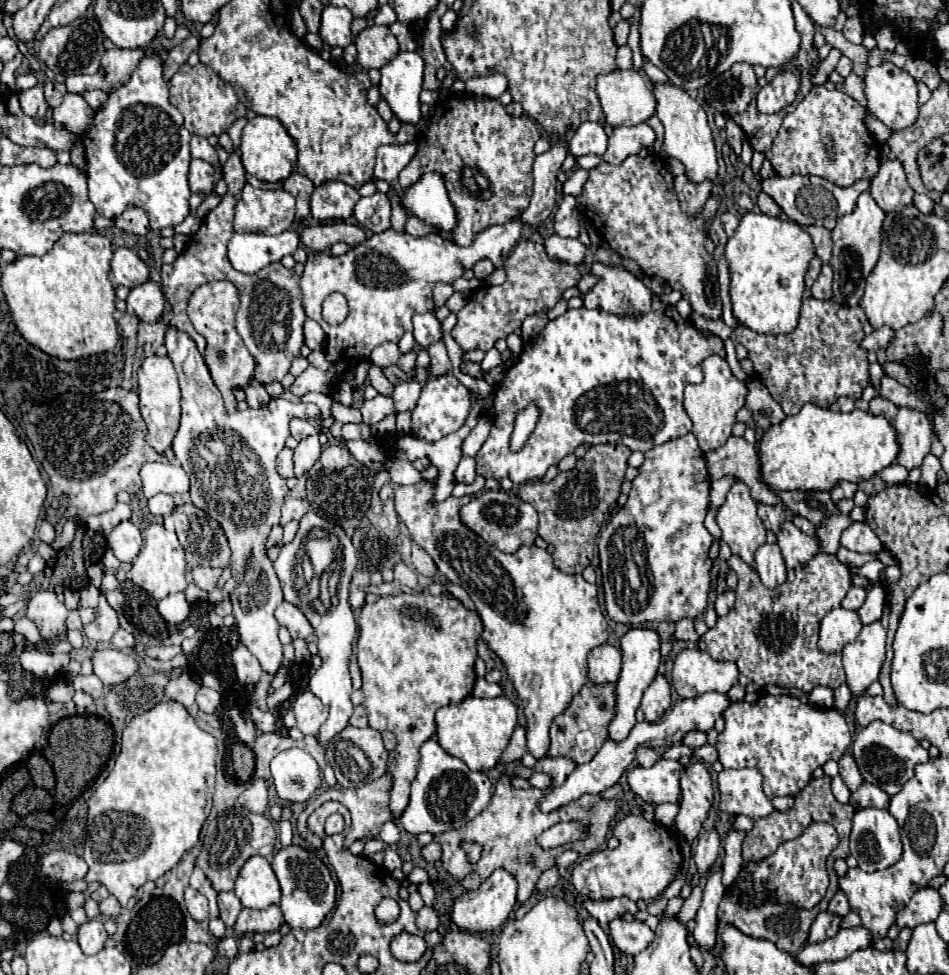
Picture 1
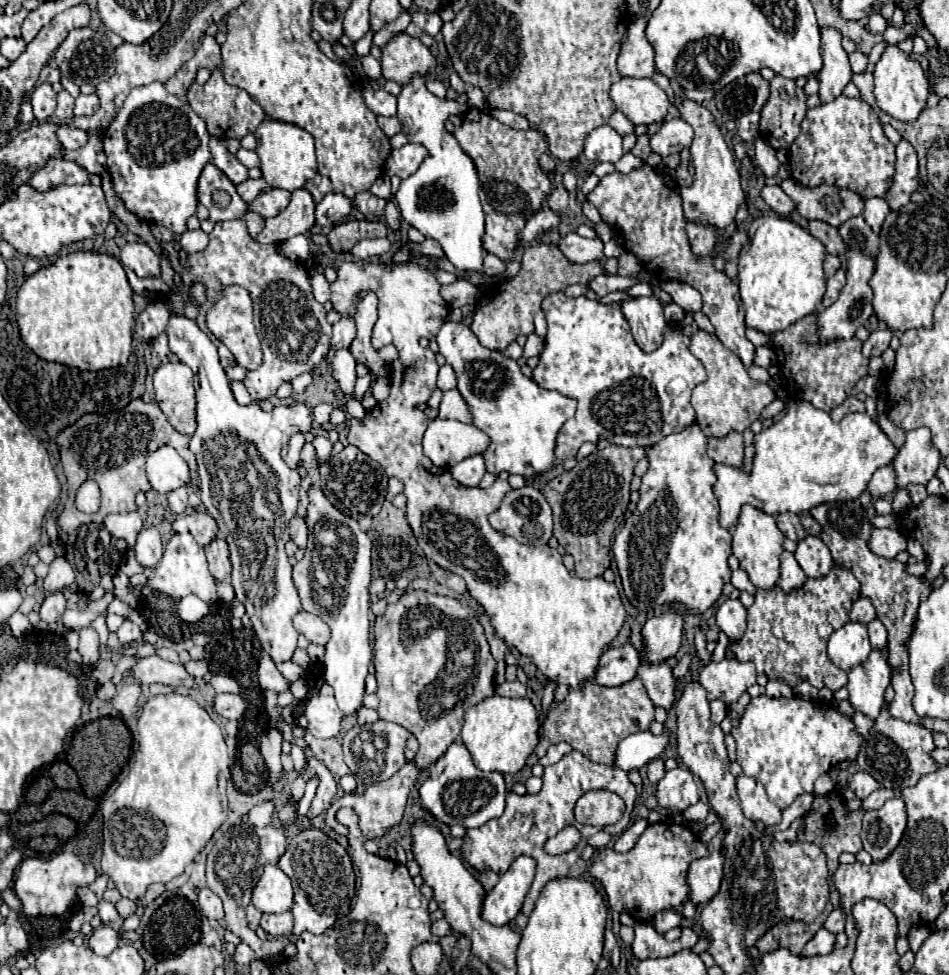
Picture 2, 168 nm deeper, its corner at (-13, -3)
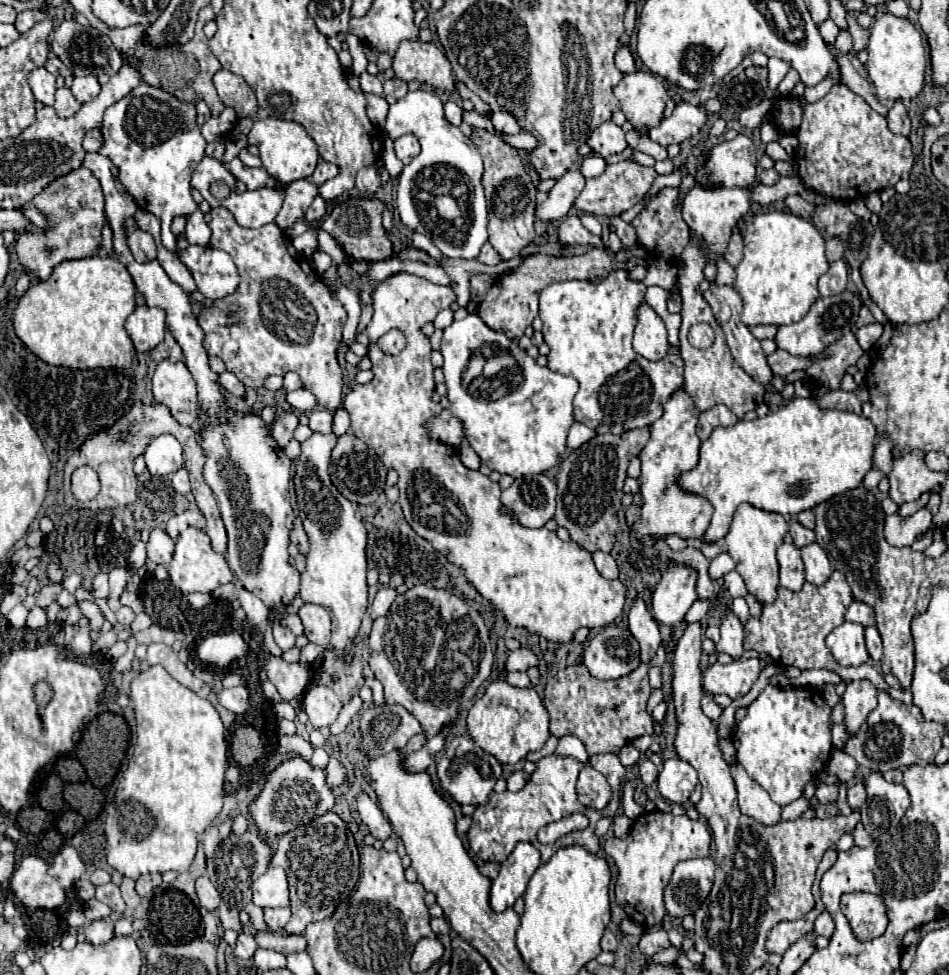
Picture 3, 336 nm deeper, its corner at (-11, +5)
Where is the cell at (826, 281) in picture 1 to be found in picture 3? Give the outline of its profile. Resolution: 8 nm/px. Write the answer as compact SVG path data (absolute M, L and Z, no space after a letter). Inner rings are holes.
M836 260L830 264L830 270L820 276L818 290L820 296L836 296L848 288L848 264L844 260Z

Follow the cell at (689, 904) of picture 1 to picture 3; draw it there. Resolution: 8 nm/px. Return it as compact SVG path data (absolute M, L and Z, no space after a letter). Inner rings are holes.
M648 930L648 932L644 932L644 936L640 940L640 952L644 956L652 956L660 950L666 950L668 946L670 946L670 940L668 940L666 930Z

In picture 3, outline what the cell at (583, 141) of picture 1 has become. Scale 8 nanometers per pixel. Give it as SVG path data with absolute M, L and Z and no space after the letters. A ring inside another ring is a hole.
M612 120L600 124L592 136L588 138L588 146L600 154L600 156L612 156L612 154L620 154L628 144L624 138L624 130L620 126L616 126Z

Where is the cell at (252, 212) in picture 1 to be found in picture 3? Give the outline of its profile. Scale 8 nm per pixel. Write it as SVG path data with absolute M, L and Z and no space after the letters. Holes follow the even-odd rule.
M296 180L288 186L286 190L286 198L282 204L282 210L276 218L276 226L280 228L288 228L292 226L296 220L300 220L306 212L306 208L312 204L312 200L318 194L318 186L312 184L310 180Z

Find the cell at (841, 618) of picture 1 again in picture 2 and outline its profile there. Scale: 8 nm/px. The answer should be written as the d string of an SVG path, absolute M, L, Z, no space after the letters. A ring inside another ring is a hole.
M852 620L832 632L828 640L828 658L846 672L856 664L862 664L870 650L872 646L868 644L866 624L856 624Z

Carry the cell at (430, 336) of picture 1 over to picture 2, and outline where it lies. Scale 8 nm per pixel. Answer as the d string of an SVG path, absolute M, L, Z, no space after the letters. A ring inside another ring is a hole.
M446 320L440 328L440 332L436 334L436 342L438 342L440 354L446 358L446 362L454 368L454 372L458 376L458 390L474 414L474 426L484 430L492 438L490 448L484 452L486 470L494 476L498 476L502 470L508 474L520 474L520 476L532 476L532 474L540 474L540 472L550 470L552 462L554 462L556 436L558 436L562 424L574 416L576 400L566 398L558 392L550 392L550 390L540 388L534 380L526 378L520 372L520 366L514 360L504 358L496 350L484 348L478 342L478 338L472 334L472 330L468 326L464 326L462 322L454 324L454 322Z

